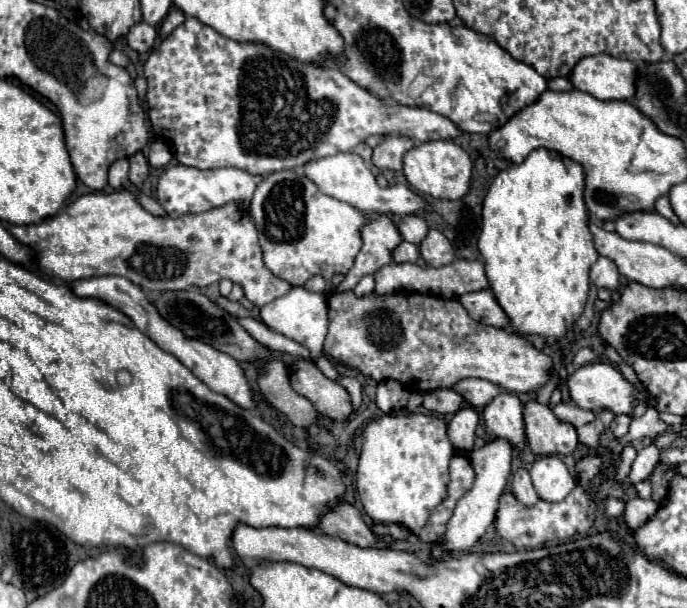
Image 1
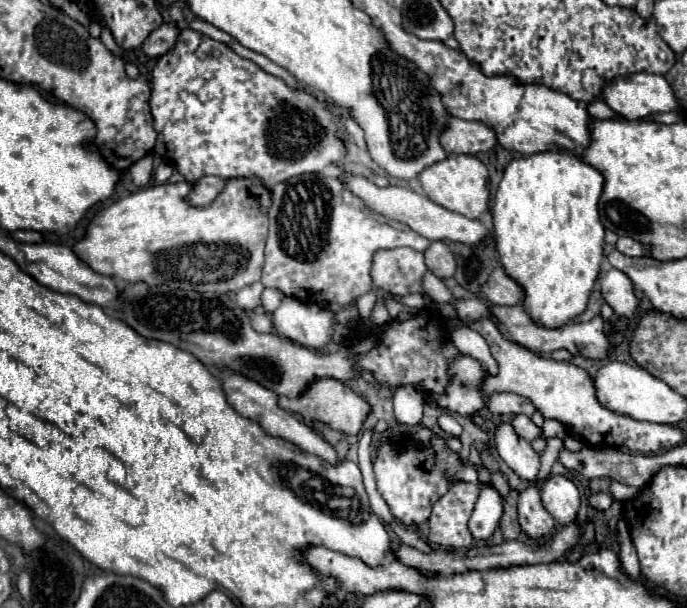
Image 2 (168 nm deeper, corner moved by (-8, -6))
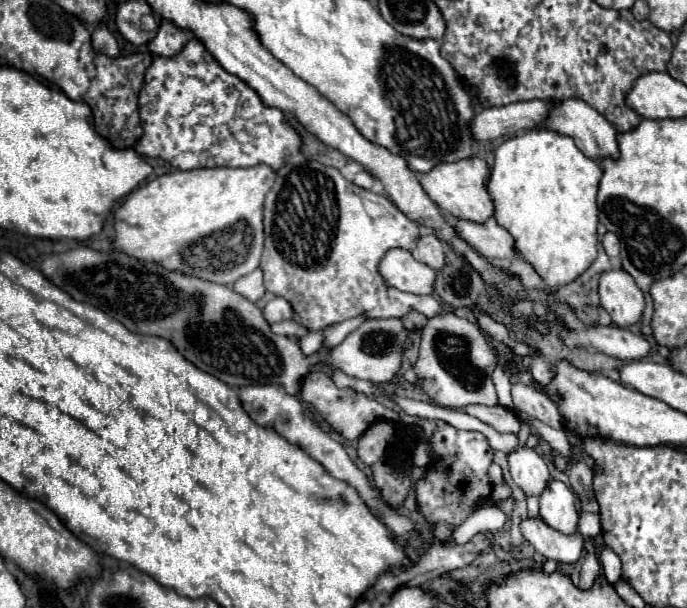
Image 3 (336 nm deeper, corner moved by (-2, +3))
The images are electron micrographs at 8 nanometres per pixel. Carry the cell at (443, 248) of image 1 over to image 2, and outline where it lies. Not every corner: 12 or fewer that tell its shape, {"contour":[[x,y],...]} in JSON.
{"contour":[[431,242],[425,264],[439,278],[455,274],[455,258],[445,242]]}

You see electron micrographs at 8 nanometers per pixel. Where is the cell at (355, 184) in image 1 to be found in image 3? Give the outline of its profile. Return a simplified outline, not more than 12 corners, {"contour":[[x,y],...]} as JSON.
{"contour":[[457,219],[455,229],[489,259],[519,255],[511,233],[487,223]]}

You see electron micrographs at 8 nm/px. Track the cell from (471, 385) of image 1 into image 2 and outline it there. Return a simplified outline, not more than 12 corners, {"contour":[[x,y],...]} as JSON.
{"contour":[[493,394],[491,414],[531,416],[533,404],[519,394]]}

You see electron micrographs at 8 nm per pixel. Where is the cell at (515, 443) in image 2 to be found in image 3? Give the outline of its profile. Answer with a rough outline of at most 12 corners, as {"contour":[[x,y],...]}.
{"contour":[[527,447],[509,453],[509,471],[527,497],[551,481],[547,463]]}

